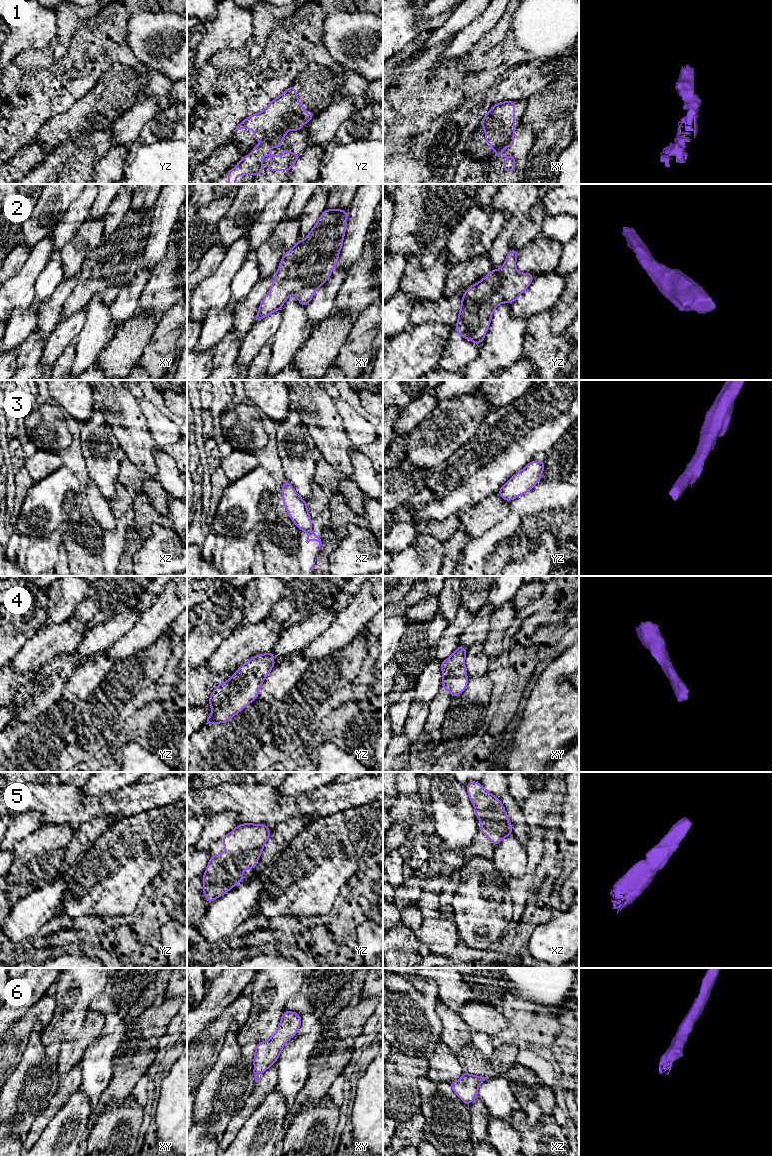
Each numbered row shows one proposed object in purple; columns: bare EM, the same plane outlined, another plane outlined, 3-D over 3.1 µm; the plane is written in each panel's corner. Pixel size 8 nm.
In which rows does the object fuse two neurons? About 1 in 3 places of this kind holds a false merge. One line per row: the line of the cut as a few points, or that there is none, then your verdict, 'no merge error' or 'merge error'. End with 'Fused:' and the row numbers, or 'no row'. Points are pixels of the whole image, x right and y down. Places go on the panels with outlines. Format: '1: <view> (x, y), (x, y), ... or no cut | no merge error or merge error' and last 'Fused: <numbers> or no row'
1: yz (289, 128), (285, 128), (275, 139), (268, 139), (262, 143) | merge error
2: no cut | no merge error
3: no cut | no merge error
4: no cut | no merge error
5: no cut | no merge error
6: no cut | no merge error
Fused: 1

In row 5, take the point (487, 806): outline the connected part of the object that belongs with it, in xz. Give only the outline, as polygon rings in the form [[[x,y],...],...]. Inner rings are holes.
[[[470,781],[466,785],[475,815],[480,819],[480,833],[486,835],[494,846],[512,834],[512,824],[508,822],[506,809],[500,799],[488,792],[479,782]]]

